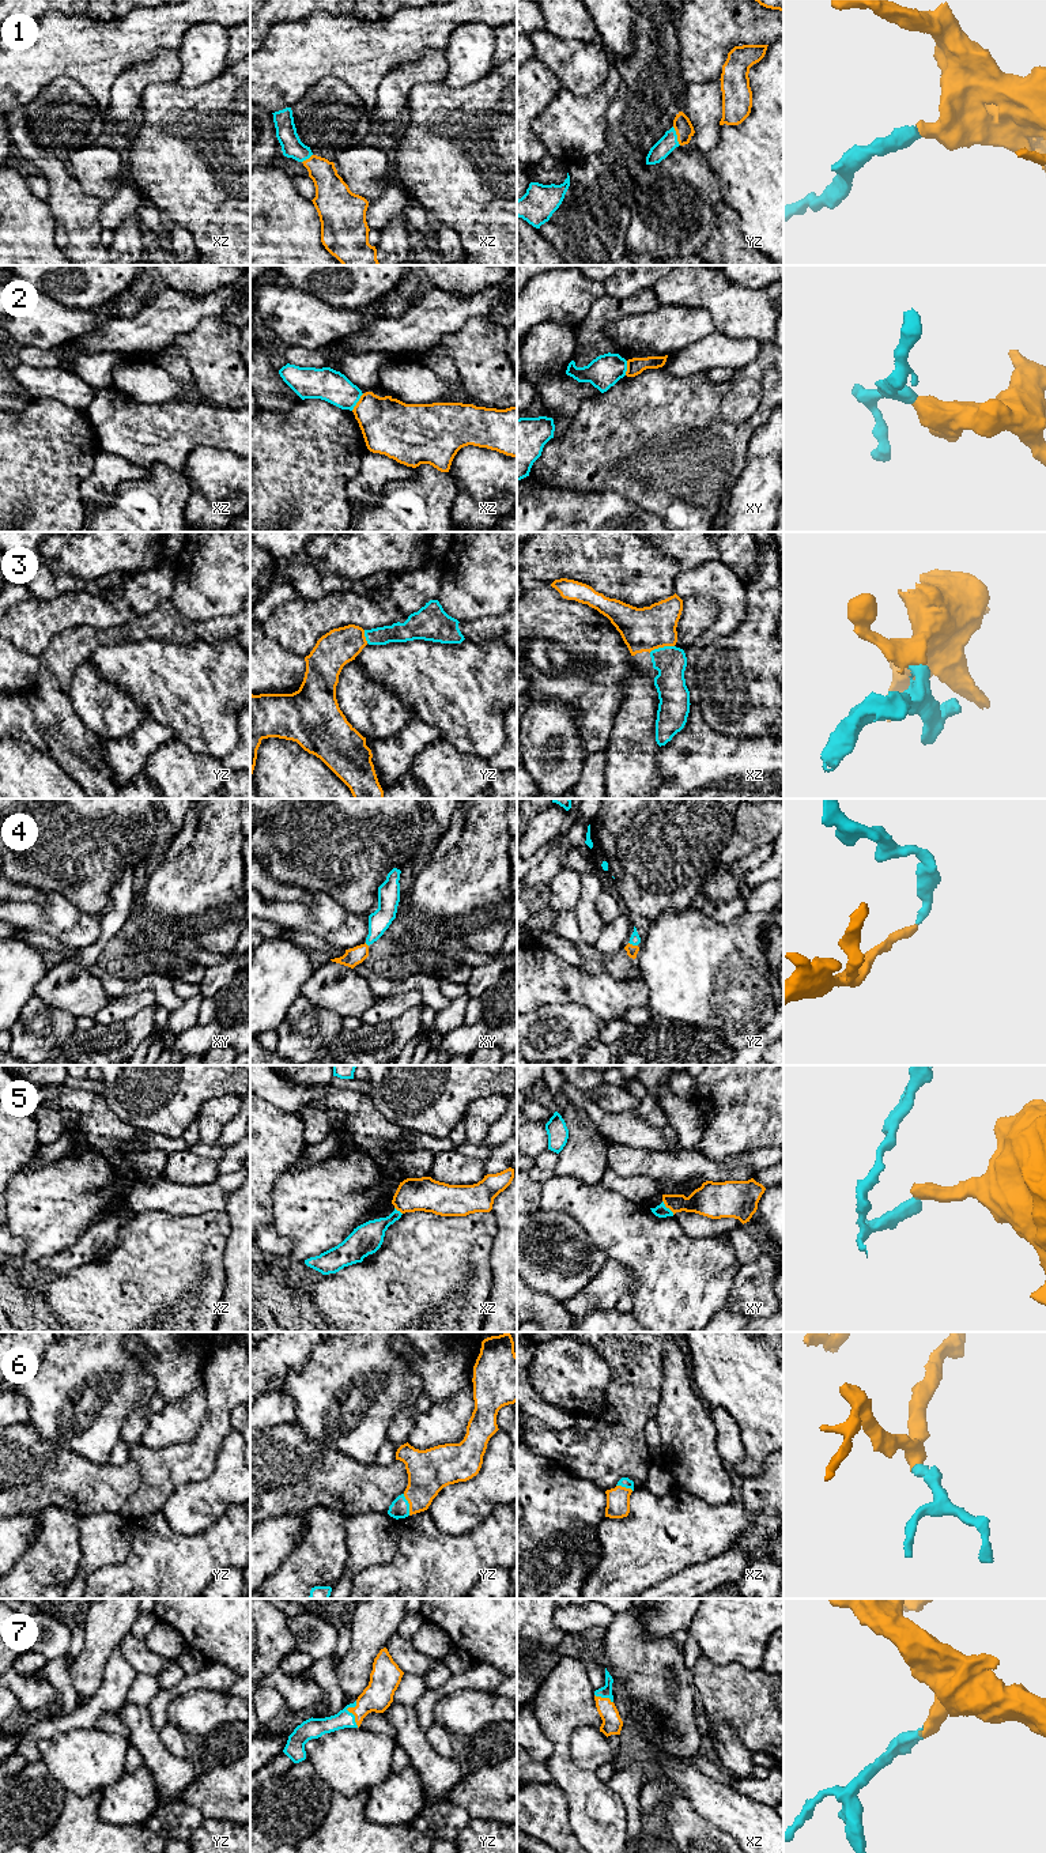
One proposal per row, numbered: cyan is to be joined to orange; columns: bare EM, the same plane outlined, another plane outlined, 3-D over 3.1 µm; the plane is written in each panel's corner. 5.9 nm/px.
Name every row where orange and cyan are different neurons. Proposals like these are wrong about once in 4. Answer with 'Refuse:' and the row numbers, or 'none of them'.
Refuse: 2, 5

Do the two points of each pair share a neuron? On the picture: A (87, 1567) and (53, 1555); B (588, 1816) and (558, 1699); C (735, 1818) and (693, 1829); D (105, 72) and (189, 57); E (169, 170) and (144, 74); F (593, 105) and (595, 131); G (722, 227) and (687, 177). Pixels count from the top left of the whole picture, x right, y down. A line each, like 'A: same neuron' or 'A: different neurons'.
A: different neurons
B: same neuron
C: different neurons
D: different neurons
E: different neurons
F: same neuron
G: different neurons

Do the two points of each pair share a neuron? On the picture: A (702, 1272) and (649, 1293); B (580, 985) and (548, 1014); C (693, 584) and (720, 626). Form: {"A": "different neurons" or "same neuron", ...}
{"A": "same neuron", "B": "different neurons", "C": "same neuron"}

